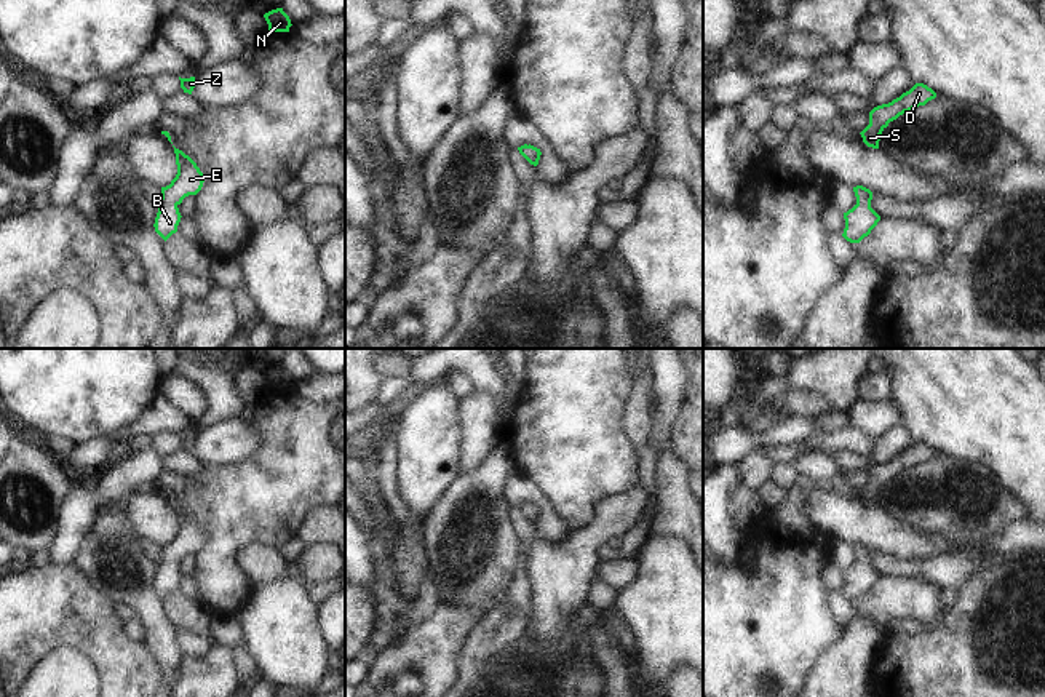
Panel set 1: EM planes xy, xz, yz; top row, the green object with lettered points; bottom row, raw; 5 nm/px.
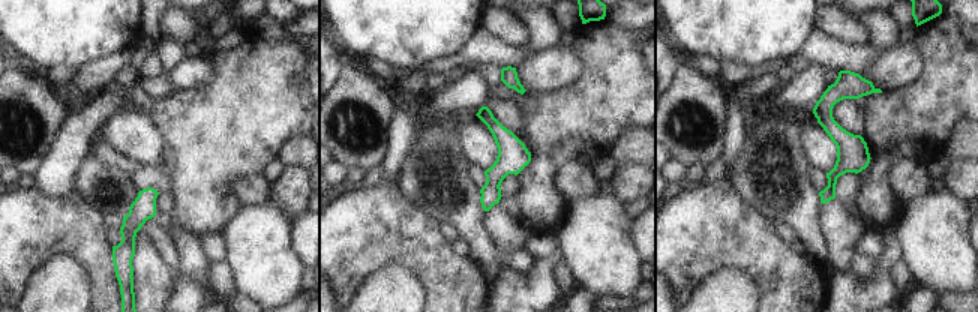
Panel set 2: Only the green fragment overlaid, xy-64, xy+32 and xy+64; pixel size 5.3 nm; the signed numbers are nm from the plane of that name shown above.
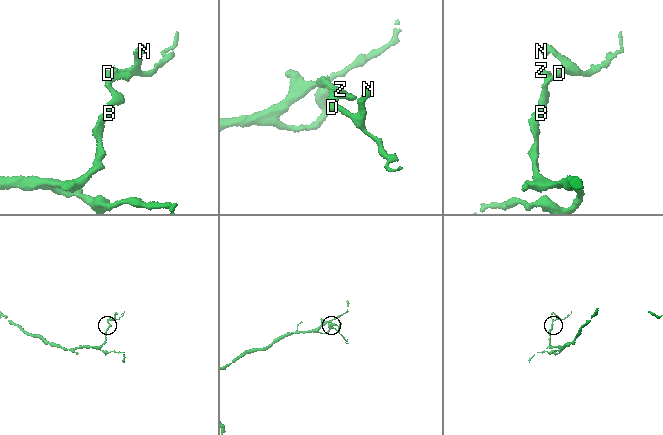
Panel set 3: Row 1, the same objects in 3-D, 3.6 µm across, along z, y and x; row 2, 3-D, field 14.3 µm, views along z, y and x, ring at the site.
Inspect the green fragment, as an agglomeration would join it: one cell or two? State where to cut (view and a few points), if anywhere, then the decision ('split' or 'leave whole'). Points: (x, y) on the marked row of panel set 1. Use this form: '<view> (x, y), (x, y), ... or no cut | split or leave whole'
no cut | leave whole

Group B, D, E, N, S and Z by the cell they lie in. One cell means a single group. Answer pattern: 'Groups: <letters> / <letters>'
Groups: B D E N S Z

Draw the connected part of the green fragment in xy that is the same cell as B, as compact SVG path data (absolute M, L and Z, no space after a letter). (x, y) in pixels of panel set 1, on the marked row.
M174 147L177 174L169 185L161 187L161 198L155 217L155 232L166 241L177 232L181 222L179 205L189 195L197 195L205 182L197 163L182 150Z

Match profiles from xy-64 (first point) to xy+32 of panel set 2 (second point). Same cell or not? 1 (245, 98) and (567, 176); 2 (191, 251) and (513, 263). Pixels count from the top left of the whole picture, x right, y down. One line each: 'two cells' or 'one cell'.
1: two cells
2: two cells

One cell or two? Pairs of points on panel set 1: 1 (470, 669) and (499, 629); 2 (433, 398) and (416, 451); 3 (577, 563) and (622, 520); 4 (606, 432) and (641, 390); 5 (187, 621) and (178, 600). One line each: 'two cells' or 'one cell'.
1: one cell
2: one cell
3: one cell
4: two cells
5: one cell

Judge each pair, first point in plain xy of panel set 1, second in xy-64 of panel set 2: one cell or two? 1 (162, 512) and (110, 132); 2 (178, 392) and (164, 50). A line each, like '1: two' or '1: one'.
1: one
2: two

